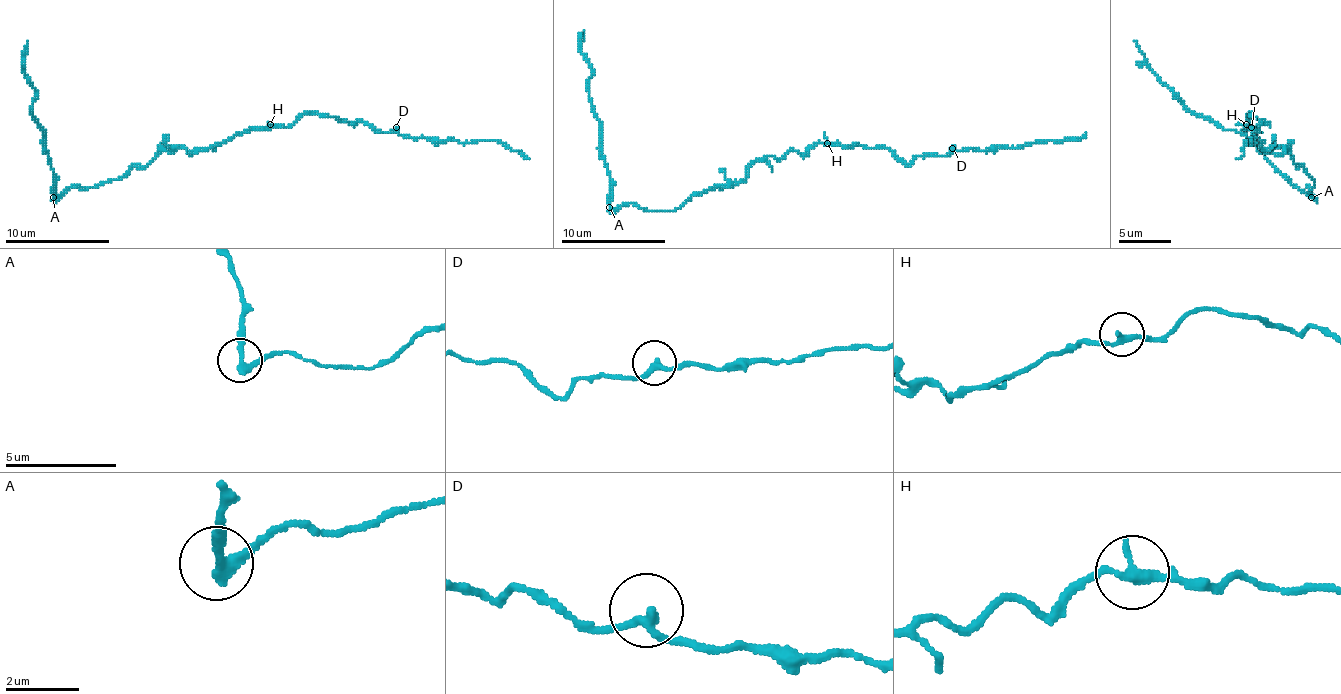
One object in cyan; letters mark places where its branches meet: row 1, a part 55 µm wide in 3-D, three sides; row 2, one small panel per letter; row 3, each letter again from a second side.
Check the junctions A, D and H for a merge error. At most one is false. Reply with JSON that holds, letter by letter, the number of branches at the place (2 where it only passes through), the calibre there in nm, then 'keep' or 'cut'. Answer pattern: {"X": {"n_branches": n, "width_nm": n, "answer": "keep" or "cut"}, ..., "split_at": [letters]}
{"A": {"n_branches": 2, "width_nm": 280, "answer": "cut"}, "D": {"n_branches": 2, "width_nm": 240, "answer": "keep"}, "H": {"n_branches": 2, "width_nm": 280, "answer": "keep"}, "split_at": ["A"]}

